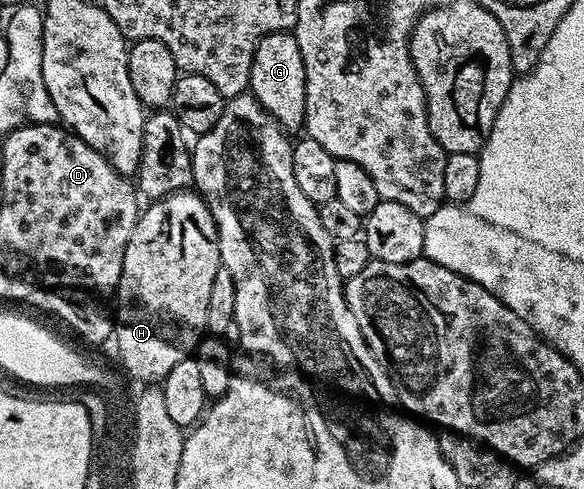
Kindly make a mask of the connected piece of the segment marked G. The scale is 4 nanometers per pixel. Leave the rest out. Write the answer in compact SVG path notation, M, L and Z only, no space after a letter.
M292 31L272 32L257 44L255 58L251 62L249 92L286 130L300 129L305 123L305 67L303 54L299 54L299 42Z

